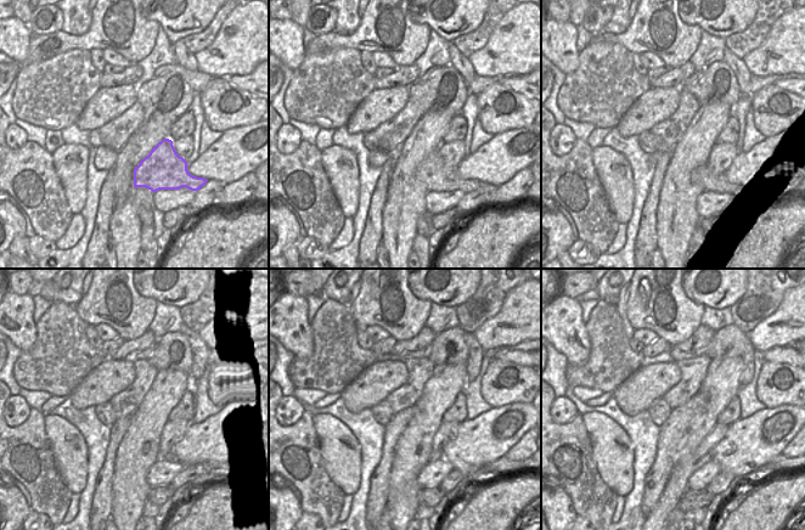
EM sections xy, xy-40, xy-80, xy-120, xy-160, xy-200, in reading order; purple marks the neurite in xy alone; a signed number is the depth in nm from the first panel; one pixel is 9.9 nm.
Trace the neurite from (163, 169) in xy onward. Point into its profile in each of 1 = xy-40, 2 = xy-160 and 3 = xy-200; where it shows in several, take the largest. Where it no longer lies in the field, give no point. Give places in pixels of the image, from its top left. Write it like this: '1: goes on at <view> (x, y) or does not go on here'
1: goes on at xy-40 (432, 170)
2: goes on at xy-160 (501, 466)
3: goes on at xy-200 (781, 463)

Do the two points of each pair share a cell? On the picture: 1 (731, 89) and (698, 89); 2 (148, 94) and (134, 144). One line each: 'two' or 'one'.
1: one
2: one

